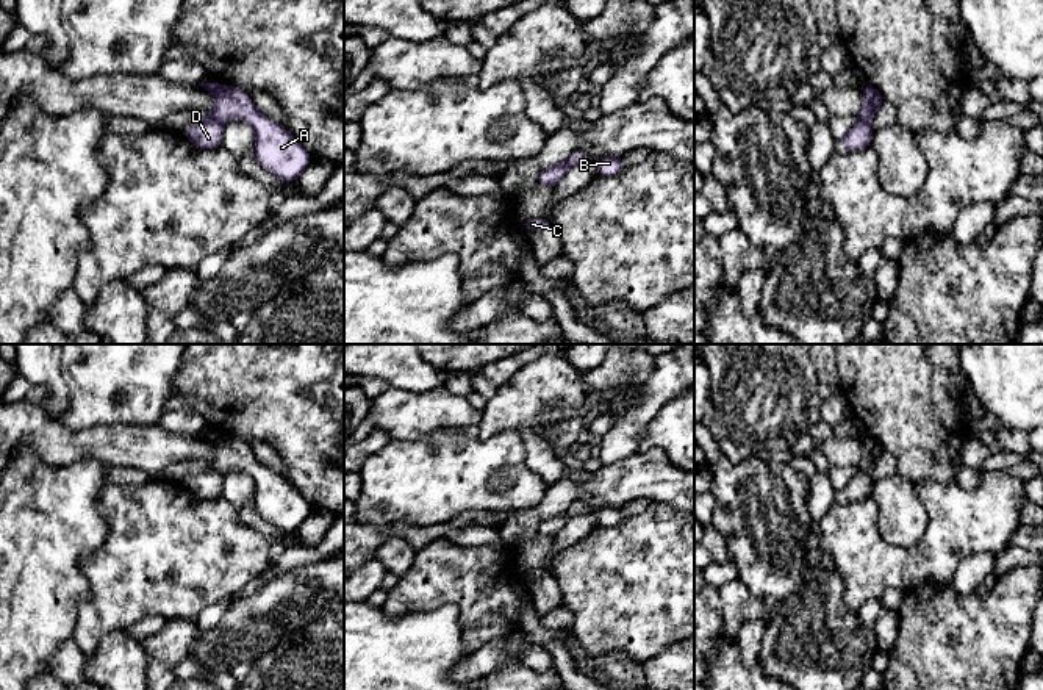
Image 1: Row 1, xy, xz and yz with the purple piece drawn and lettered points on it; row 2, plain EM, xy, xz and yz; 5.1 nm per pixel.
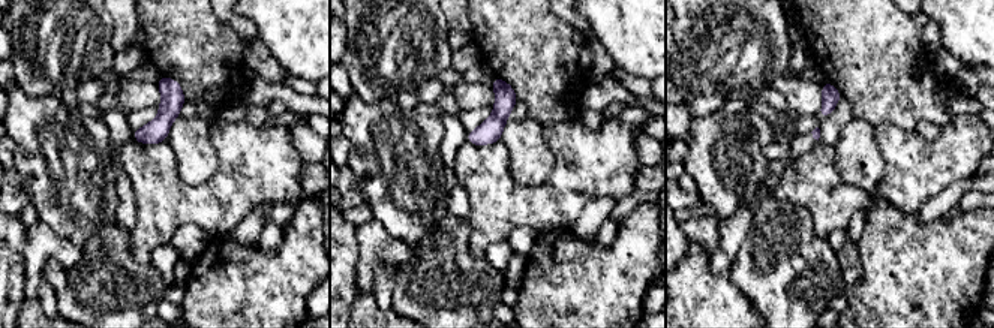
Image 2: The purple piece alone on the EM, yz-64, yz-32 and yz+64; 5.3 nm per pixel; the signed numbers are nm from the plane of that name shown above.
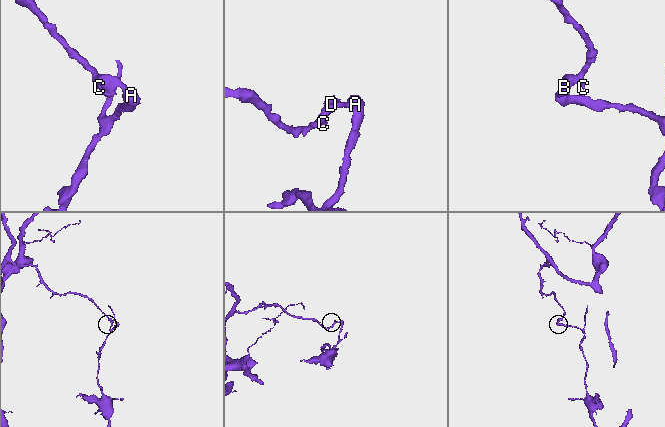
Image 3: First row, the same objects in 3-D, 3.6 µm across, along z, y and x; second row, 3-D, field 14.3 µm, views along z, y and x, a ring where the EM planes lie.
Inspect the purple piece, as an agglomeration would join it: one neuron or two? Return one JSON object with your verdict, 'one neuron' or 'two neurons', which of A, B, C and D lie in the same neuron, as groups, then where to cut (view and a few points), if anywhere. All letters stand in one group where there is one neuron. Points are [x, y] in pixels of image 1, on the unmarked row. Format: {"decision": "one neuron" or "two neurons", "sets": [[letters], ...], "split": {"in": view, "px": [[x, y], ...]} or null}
{"decision": "two neurons", "sets": [["A", "B"], ["C", "D"]], "split": {"in": "yz", "px": [[865, 445], [870, 454], [870, 467], [859, 473]]}}

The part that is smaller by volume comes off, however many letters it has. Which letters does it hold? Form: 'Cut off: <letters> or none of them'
Cut off: A, B

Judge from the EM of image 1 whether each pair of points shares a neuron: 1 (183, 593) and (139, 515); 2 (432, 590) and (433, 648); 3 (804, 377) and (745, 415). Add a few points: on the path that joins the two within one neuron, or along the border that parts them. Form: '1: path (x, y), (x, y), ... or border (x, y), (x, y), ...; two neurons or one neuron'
1: path (180, 574), (175, 559), (164, 548), (158, 534); one neuron
2: border (396, 617), (454, 604), (463, 629); two neurons
3: path (788, 377), (779, 377), (757, 399); one neuron

